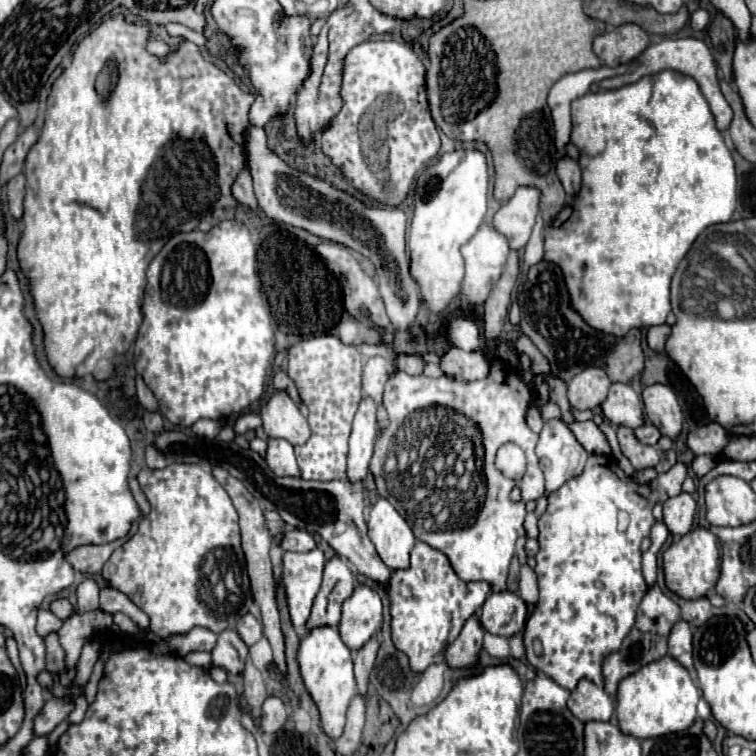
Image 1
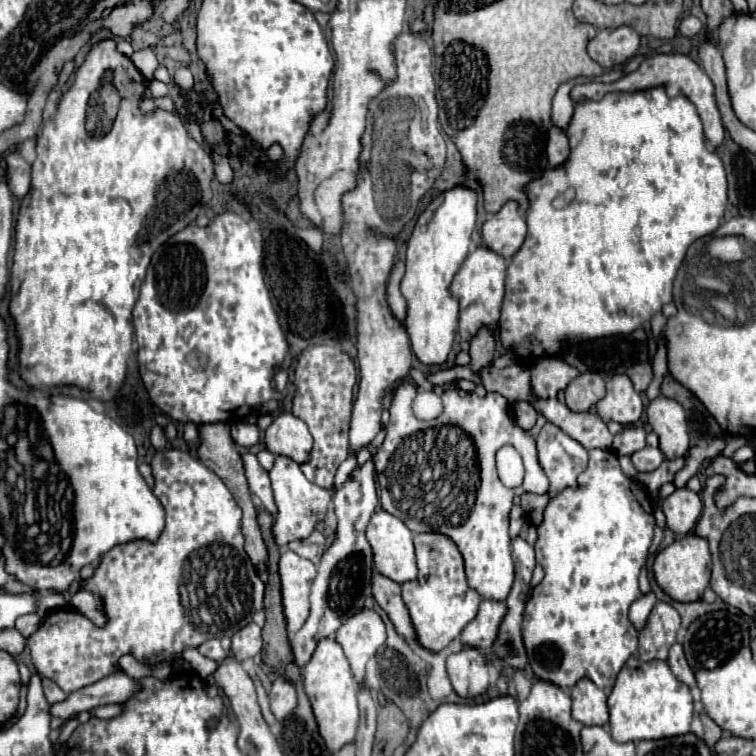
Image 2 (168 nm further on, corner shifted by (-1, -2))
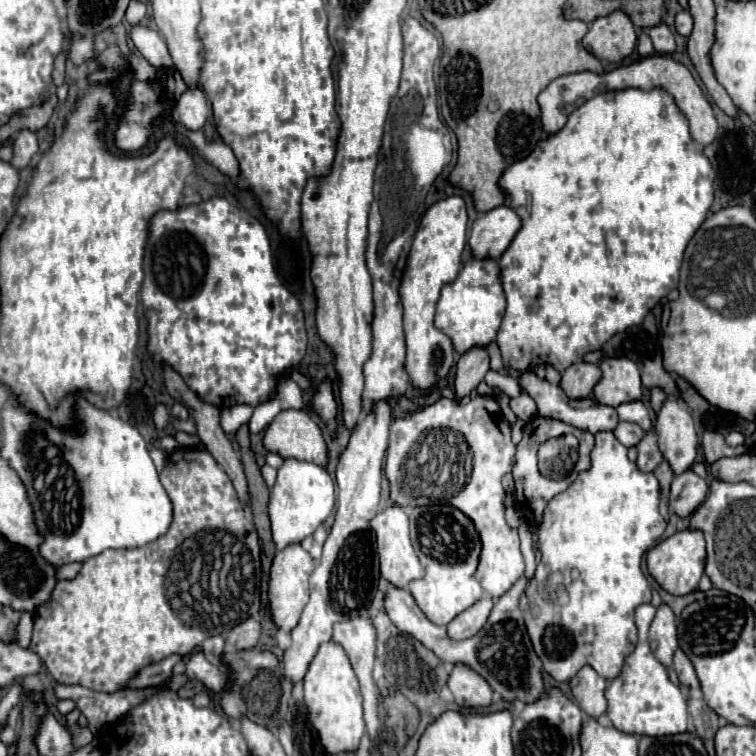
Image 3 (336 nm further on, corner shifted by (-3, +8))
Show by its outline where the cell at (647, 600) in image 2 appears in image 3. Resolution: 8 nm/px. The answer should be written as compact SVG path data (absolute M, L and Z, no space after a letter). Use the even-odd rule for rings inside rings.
M640 604L636 608L636 628L638 628L638 644L636 650L624 660L622 672L610 682L606 688L608 700L608 718L612 720L614 728L628 734L644 734L644 736L666 736L666 734L680 734L686 730L688 722L688 704L680 688L670 680L668 670L648 646L648 628L654 620L656 608L652 604Z

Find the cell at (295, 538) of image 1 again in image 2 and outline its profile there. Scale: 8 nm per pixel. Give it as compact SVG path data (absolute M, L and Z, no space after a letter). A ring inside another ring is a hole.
M314 530L314 534L310 534L310 538L294 540L288 544L288 548L294 550L298 556L318 564L322 554L324 554L324 534L320 530Z

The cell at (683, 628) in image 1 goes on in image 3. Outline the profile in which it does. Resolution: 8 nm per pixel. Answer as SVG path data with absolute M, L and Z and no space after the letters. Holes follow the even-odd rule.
M680 648L674 652L674 670L676 670L678 680L680 680L682 684L690 686L692 690L700 686L700 682L698 682L698 676L696 676L696 670L694 670L692 662L688 660L688 656L686 656Z

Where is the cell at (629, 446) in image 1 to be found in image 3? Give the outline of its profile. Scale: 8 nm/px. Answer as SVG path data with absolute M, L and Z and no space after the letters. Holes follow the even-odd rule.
M656 432L644 434L644 438L640 440L640 444L636 448L638 448L636 464L642 472L652 472L664 460L664 456L658 448L658 442L656 442Z

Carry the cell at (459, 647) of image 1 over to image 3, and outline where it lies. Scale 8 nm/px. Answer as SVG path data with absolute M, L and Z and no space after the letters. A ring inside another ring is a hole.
M454 664L448 686L454 694L456 704L464 708L484 708L492 702L492 688L490 684L466 664Z

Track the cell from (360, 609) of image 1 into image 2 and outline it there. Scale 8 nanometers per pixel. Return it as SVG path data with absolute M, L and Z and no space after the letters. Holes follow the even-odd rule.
M362 610L338 628L336 642L342 646L358 686L362 686L366 662L386 642L384 622L374 610Z

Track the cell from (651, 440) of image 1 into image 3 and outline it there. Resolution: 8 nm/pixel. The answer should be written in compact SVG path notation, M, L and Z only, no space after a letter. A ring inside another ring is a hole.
M618 422L618 426L616 426L616 430L614 430L614 436L624 444L624 446L636 446L640 440L642 440L642 436L644 436L644 430L638 426L638 424L634 424L634 422Z

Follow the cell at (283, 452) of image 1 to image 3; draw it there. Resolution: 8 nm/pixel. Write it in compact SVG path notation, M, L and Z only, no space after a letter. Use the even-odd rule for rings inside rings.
M286 458L284 464L278 468L278 478L270 492L270 520L276 550L282 550L294 542L302 542L306 536L314 534L314 530L332 514L332 510L334 482L328 476L326 468L312 462Z

